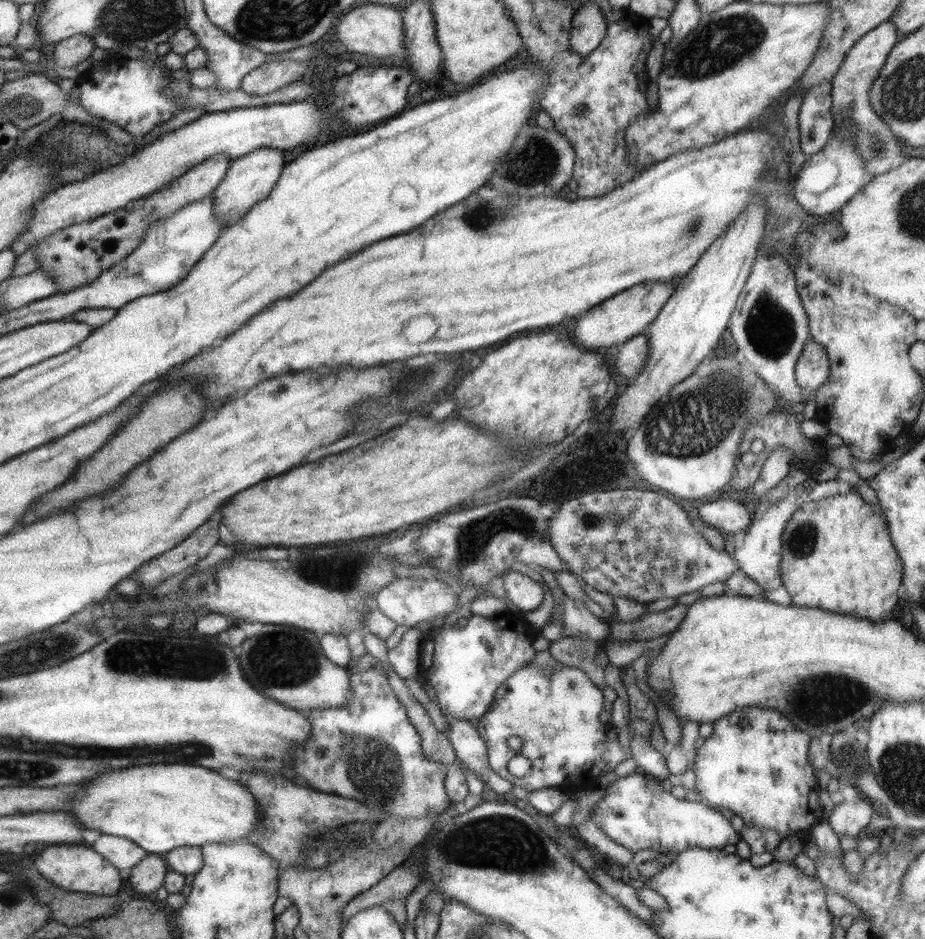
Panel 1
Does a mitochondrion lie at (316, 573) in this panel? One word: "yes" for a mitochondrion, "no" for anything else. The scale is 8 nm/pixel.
no

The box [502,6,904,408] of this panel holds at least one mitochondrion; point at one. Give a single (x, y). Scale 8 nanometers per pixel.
(719, 44)

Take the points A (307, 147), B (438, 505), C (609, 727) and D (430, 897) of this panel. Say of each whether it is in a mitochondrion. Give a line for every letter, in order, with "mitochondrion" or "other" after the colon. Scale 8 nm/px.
A: other
B: other
C: other
D: other

